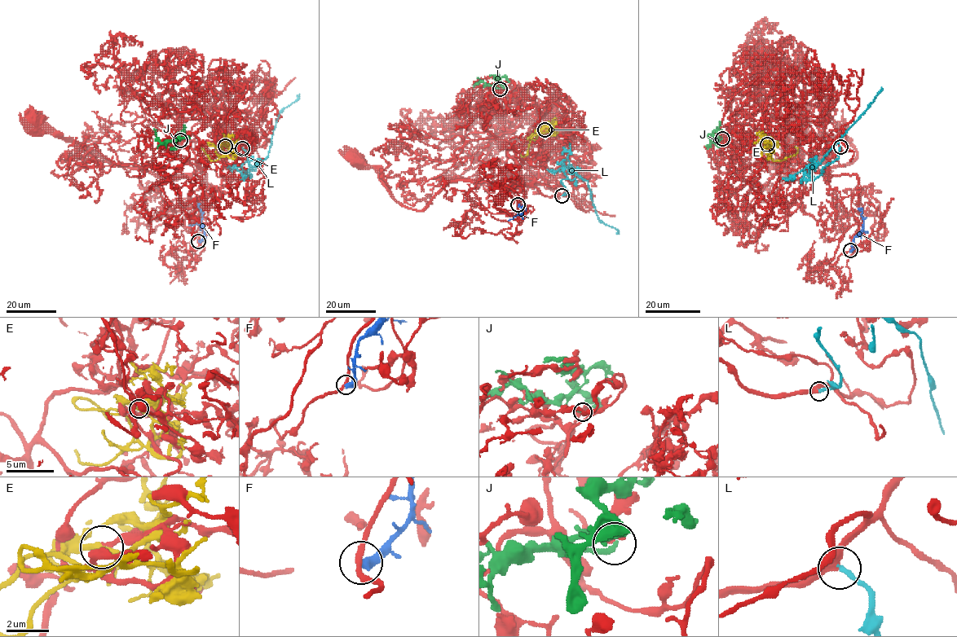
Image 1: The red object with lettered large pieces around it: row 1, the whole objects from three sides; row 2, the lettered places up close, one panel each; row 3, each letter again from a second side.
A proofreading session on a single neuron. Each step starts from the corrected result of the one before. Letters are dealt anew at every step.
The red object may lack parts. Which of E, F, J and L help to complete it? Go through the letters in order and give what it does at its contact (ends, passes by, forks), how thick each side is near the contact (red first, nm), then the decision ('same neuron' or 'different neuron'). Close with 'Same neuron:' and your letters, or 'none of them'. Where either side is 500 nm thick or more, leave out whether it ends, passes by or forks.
E: it passes by | 130/240 nm | different neuron
F: it ends | 240/440 nm | different neuron
J: it ends | 440/240 nm | different neuron
L: it ends | 320/220 nm | same neuron
Same neuron: L

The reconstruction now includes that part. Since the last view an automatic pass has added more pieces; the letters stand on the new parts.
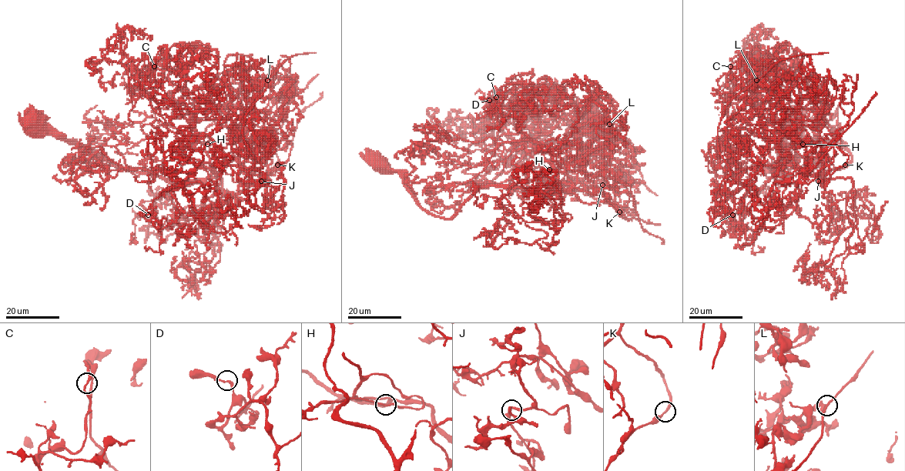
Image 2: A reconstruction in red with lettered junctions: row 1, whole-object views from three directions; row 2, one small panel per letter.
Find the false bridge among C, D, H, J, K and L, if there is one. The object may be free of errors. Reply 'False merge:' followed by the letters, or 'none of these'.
False merge: none of these

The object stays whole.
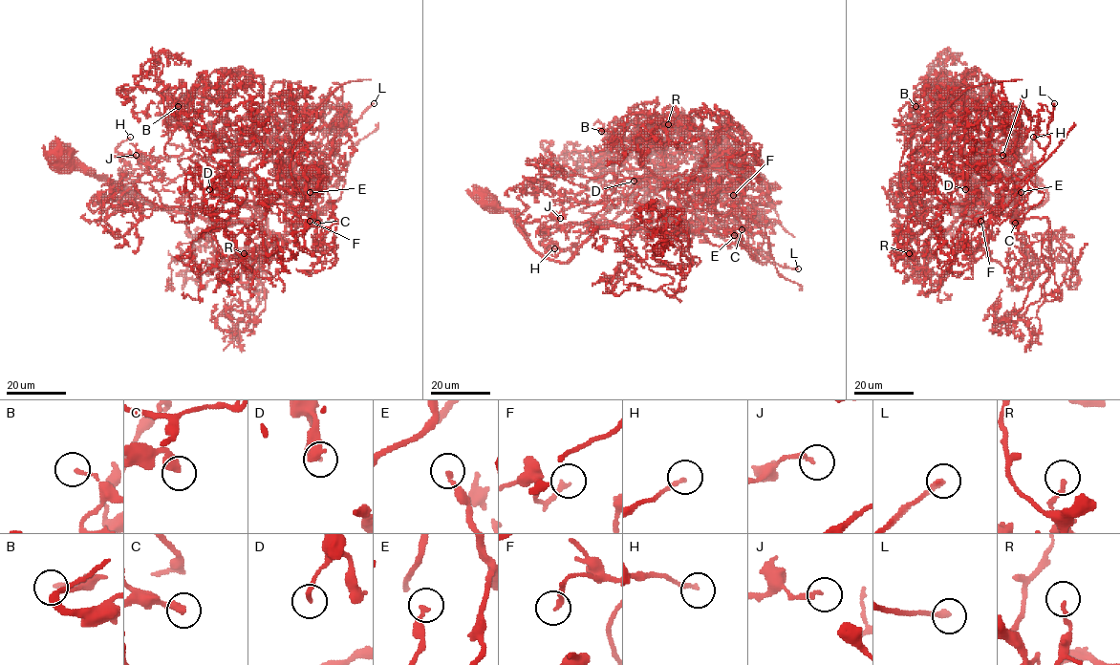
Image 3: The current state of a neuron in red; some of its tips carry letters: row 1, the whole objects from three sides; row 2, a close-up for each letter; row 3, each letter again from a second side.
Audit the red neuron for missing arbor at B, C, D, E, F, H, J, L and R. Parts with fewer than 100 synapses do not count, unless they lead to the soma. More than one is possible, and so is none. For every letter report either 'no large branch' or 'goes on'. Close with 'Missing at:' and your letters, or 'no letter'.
B: no large branch
C: no large branch
D: no large branch
E: no large branch
F: no large branch
H: no large branch
J: no large branch
L: goes on
R: no large branch
Missing at: L

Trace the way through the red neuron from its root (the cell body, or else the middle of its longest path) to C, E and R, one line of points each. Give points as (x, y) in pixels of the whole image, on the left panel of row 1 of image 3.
C: (59, 160), (155, 207), (225, 221), (249, 221), (315, 181), (330, 201), (308, 226), (303, 221), (317, 223)
E: (59, 160), (107, 178), (155, 207), (216, 221), (249, 221), (314, 181), (330, 198), (316, 214), (310, 192)
R: (59, 160), (178, 213), (248, 221), (262, 214), (255, 207), (198, 235), (222, 226), (246, 264), (244, 253)

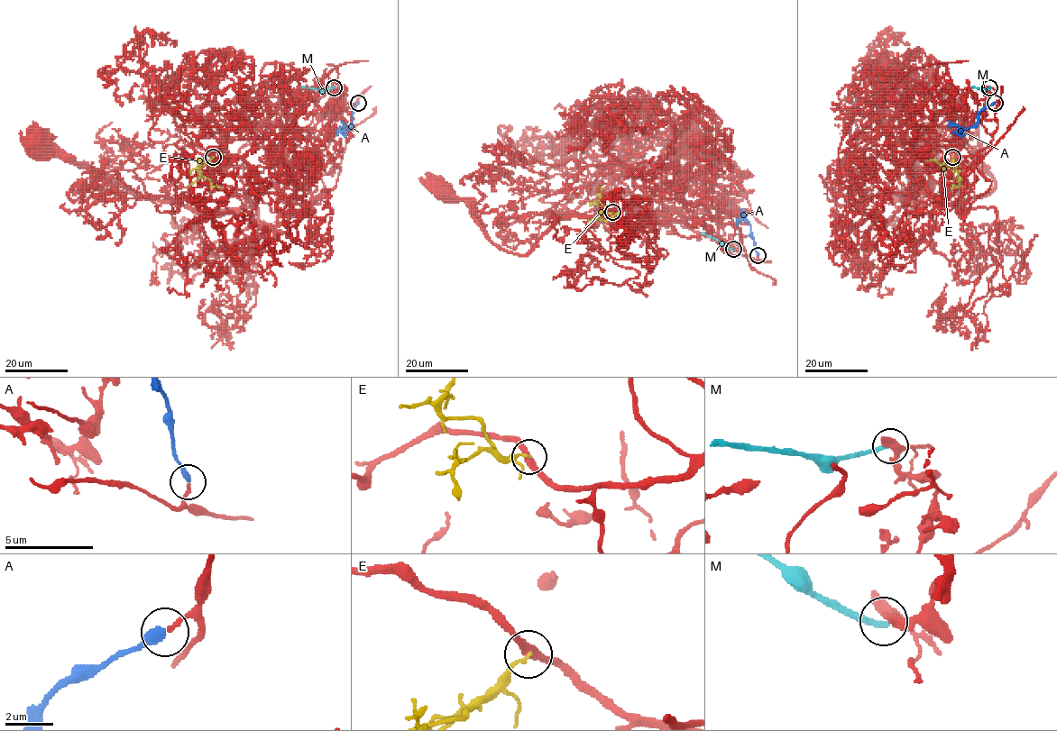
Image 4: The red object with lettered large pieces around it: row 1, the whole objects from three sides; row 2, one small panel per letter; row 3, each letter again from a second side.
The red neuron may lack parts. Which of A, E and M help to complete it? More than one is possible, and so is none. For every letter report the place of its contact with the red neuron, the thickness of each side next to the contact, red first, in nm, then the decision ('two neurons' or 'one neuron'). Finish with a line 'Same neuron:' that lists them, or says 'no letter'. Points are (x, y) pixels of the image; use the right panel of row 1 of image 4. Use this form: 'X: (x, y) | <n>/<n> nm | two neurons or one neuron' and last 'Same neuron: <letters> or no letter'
A: (995, 103) | 180/380 nm | one neuron
E: (952, 157) | 320/140 nm | two neurons
M: (989, 87) | 320/240 nm | two neurons
Same neuron: A

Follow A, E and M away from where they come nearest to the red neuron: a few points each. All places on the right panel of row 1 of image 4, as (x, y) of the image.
A: (995, 102), (980, 112), (978, 121), (972, 127), (959, 132), (957, 126), (951, 124), (949, 121)
E: (952, 157), (951, 165), (960, 178), (959, 185), (951, 189)
M: (989, 87), (987, 89), (972, 86)

